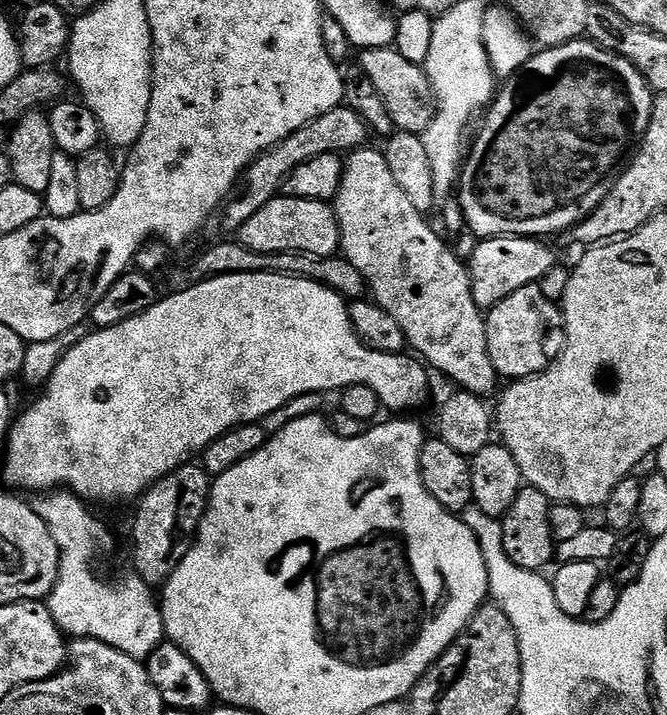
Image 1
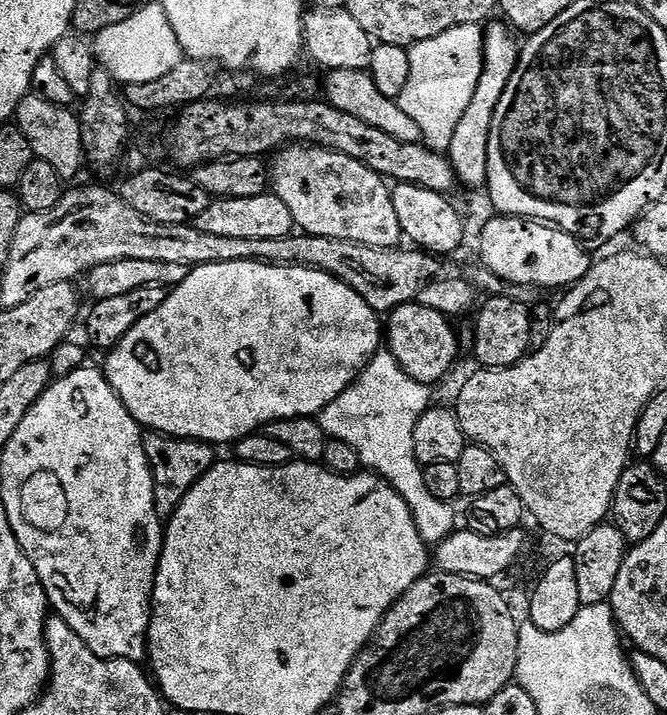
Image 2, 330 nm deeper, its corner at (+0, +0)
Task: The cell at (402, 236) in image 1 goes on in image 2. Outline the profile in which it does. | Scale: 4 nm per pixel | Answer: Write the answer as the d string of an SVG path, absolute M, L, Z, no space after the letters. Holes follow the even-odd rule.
M293 144L275 153L270 164L270 188L282 202L286 202L290 214L294 214L296 228L309 236L342 238L366 246L394 248L401 243L404 231L398 222L398 213L394 211L392 188L385 177L374 170L362 166L354 158L341 152L332 152L328 148L318 148L310 144Z

